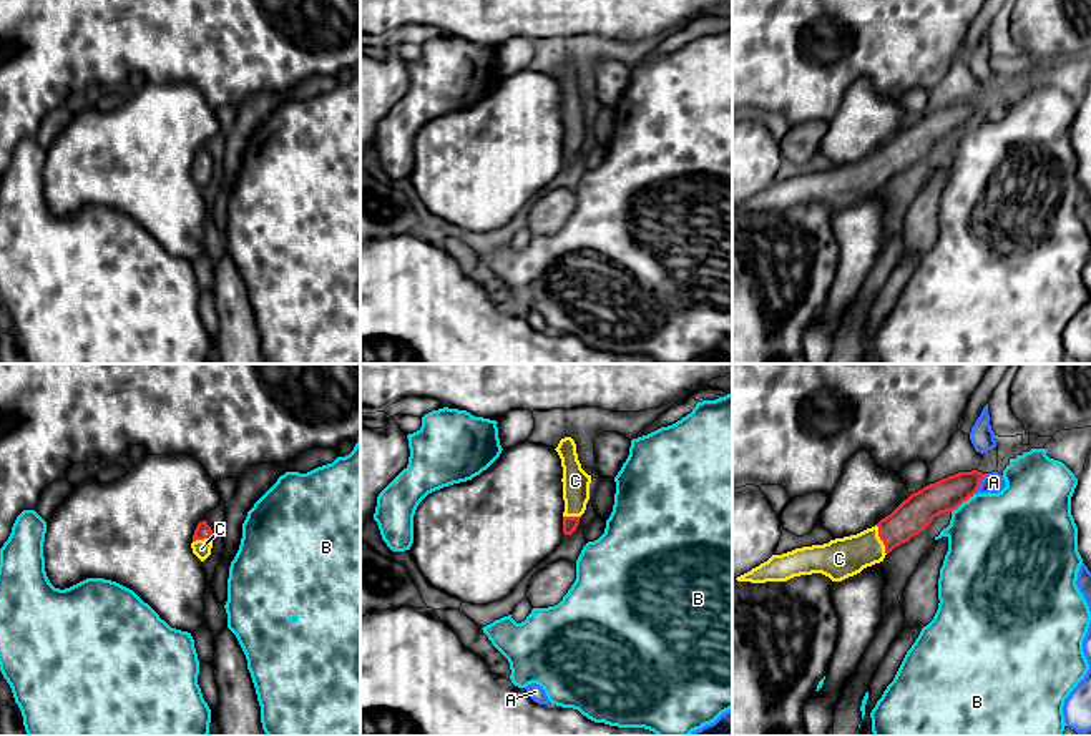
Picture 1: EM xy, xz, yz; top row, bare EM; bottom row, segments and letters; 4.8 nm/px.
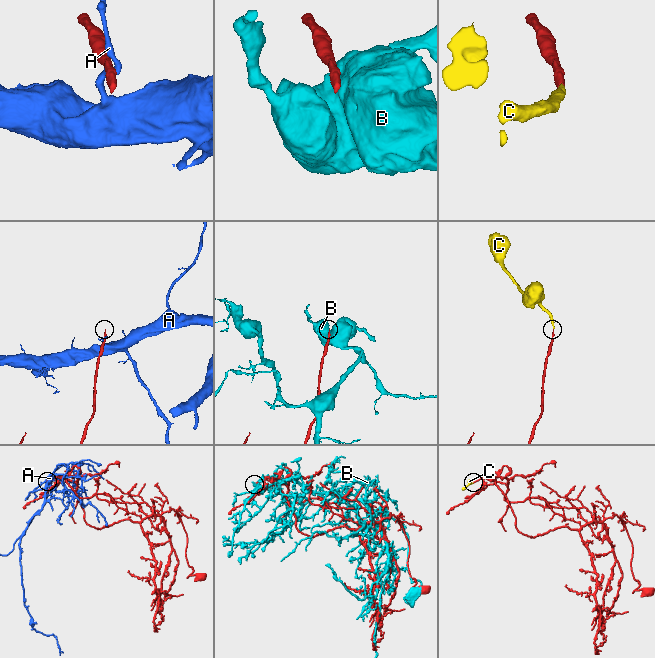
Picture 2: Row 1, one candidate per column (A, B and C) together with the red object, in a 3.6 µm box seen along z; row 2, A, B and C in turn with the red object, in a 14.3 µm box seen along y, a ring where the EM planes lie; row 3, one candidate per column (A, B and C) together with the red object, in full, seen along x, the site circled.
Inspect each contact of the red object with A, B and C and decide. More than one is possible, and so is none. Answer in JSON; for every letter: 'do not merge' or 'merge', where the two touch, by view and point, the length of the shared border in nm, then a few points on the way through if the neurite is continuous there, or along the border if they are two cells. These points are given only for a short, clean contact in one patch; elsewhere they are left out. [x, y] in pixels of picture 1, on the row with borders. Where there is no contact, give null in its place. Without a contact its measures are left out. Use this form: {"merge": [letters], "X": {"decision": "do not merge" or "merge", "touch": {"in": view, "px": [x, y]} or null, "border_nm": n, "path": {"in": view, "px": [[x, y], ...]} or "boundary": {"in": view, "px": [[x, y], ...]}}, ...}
{"merge": ["C"], "A": {"decision": "do not merge", "touch": {"in": "yz", "px": [978, 484]}, "border_nm": 110, "boundary": {"in": "yz", "px": [[987, 474], [977, 492]]}}, "B": {"decision": "do not merge", "touch": {"in": "yz", "px": [963, 500]}, "border_nm": 160}, "C": {"decision": "merge", "touch": {"in": "yz", "px": [880, 539]}, "border_nm": 150, "path": {"in": "yz", "px": [[915, 514], [880, 539], [862, 550], [839, 559]]}}}

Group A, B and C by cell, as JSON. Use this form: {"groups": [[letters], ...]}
{"groups": [["A"], ["B"], ["C"]]}

